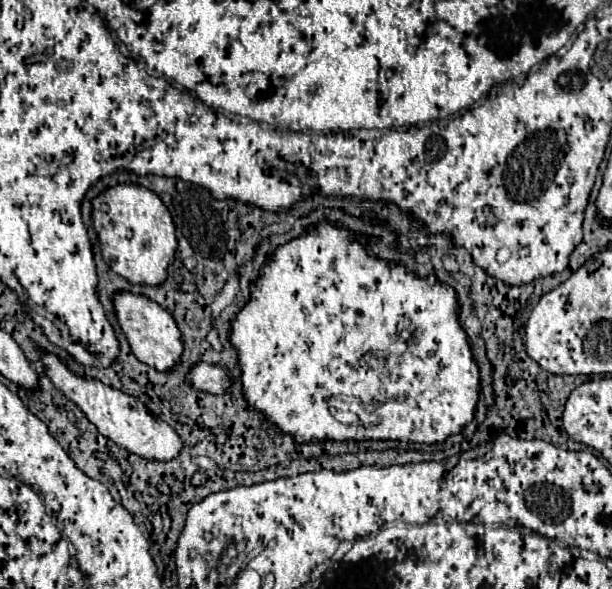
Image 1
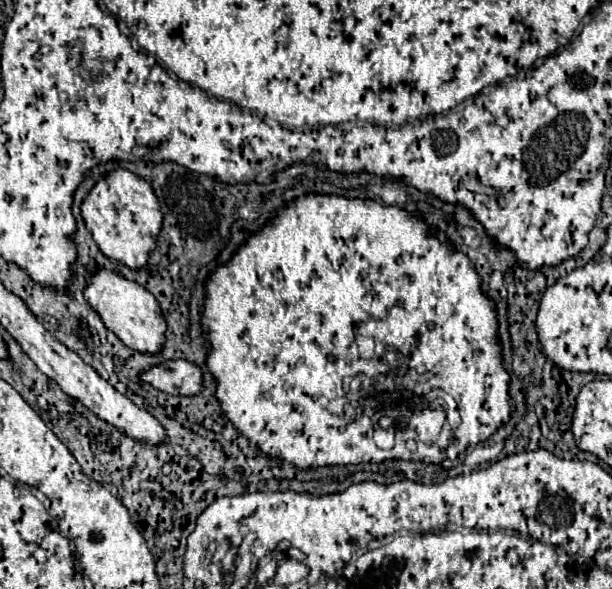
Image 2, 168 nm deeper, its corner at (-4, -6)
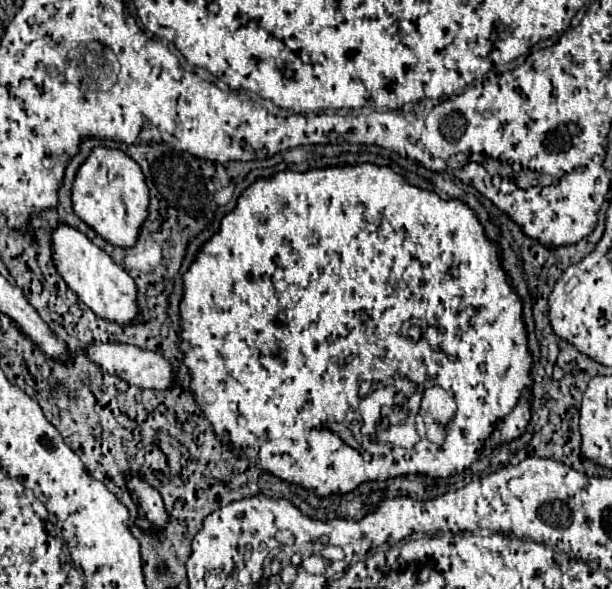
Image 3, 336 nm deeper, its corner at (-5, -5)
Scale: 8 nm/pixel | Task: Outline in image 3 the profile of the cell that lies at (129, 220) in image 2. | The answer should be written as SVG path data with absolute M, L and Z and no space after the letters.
M95 148L91 152L77 172L71 198L75 214L93 228L97 236L119 248L131 248L137 242L141 224L149 216L147 208L151 196L139 164L123 152L111 148Z

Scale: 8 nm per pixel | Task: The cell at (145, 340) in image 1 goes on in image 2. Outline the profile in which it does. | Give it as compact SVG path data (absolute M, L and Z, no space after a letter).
M92 269L88 275L88 287L84 289L84 299L100 315L104 325L116 333L130 349L140 353L158 353L166 341L166 321L152 293L148 293L136 281L118 275L112 269Z

